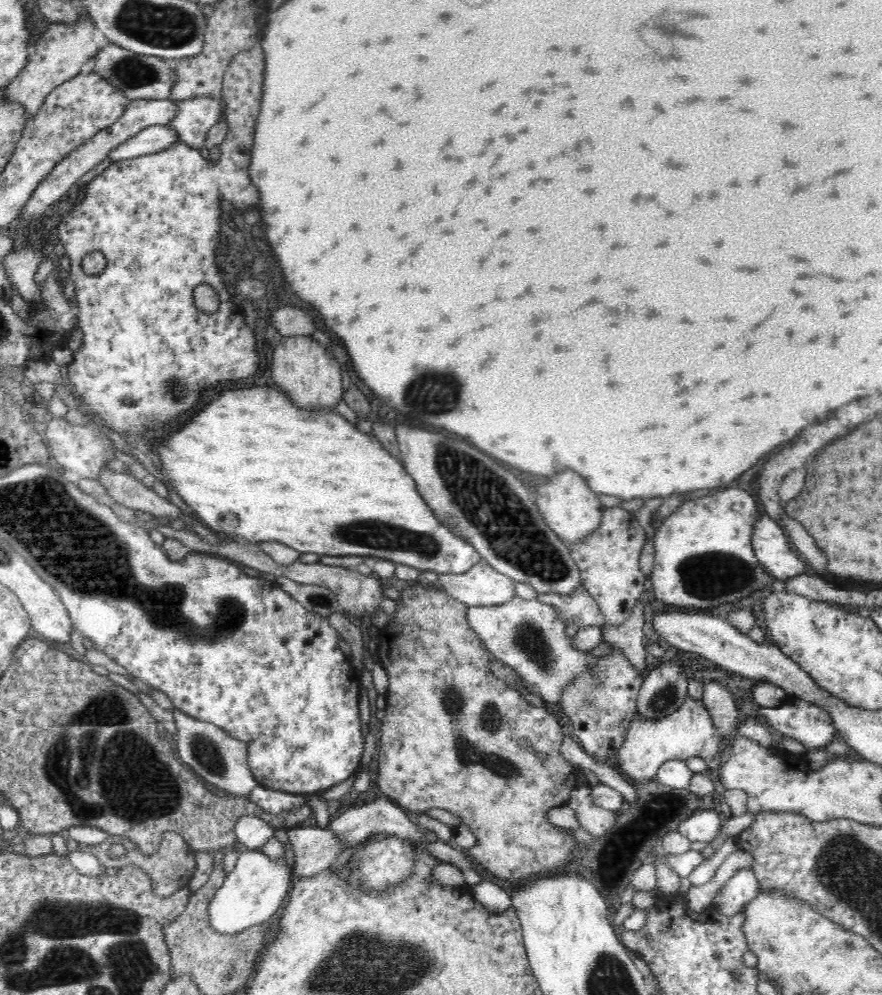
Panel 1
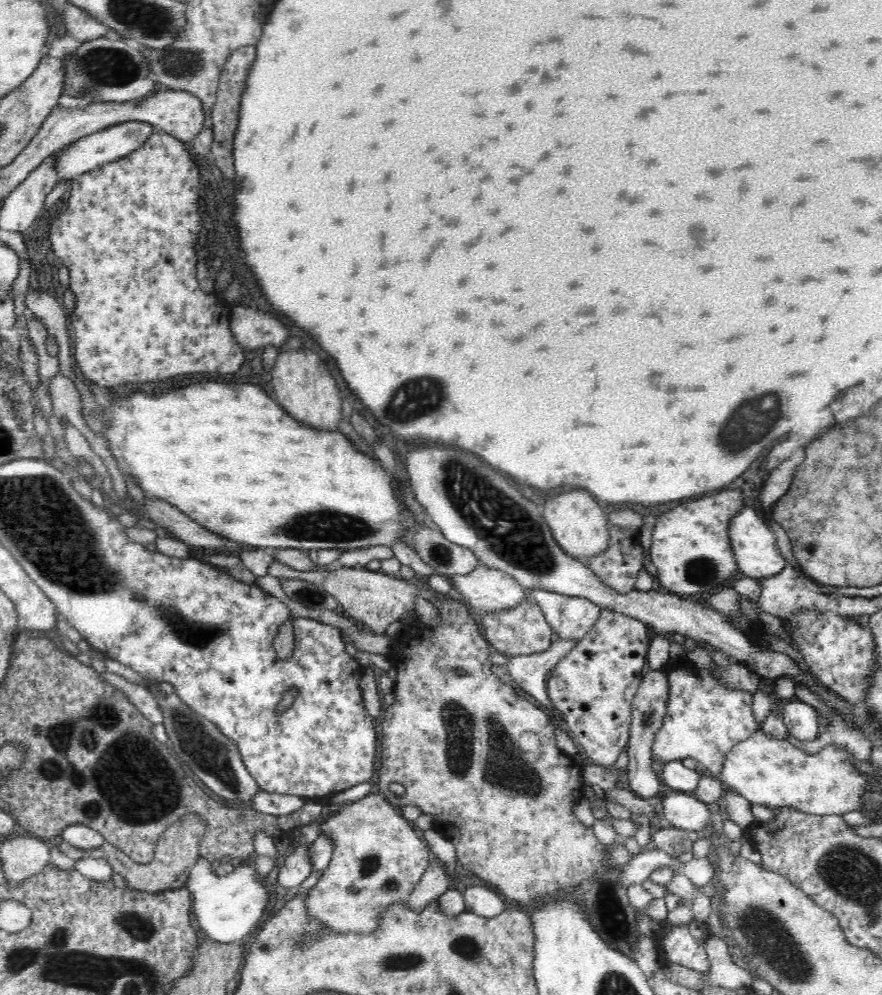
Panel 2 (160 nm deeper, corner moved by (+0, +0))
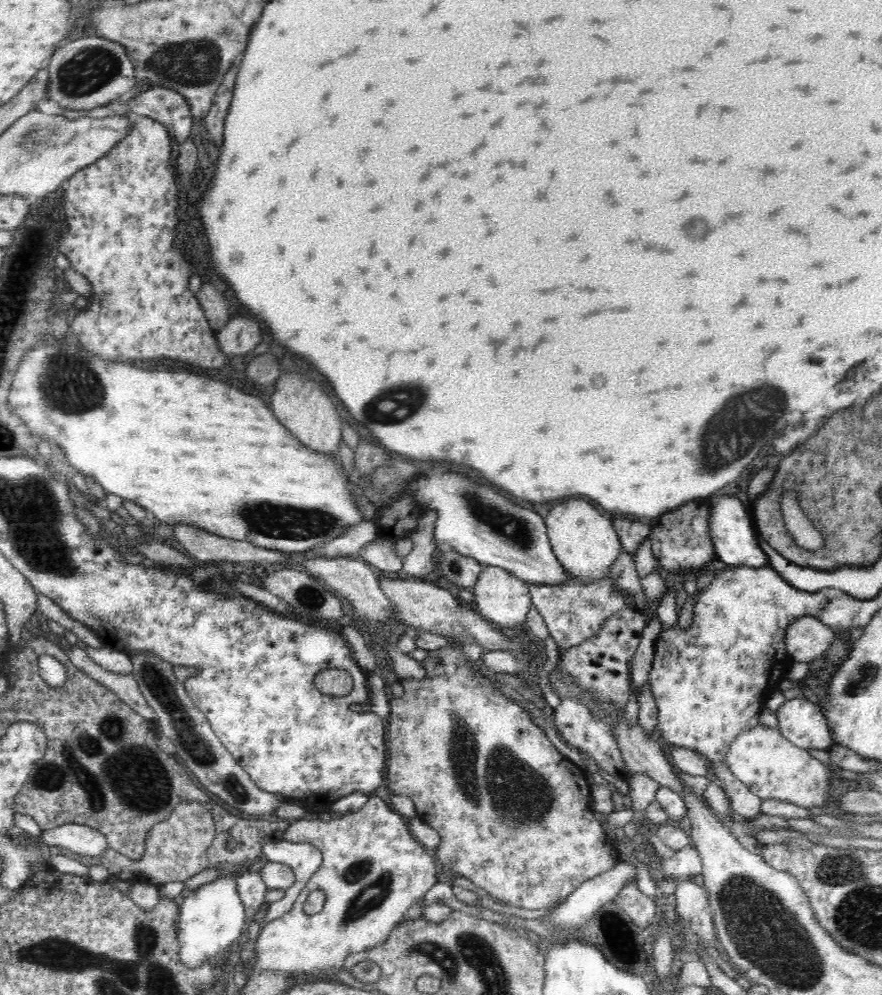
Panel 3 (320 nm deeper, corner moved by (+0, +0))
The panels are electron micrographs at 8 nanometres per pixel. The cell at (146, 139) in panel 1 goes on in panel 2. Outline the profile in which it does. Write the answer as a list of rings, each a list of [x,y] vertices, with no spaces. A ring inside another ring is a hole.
[[[121,122],[120,124],[115,124],[89,134],[87,137],[82,137],[76,140],[76,142],[72,142],[72,144],[65,146],[53,154],[55,156],[55,164],[57,164],[55,171],[58,180],[76,179],[84,173],[97,169],[99,166],[128,156],[130,153],[138,150],[154,130],[156,128],[148,122]]]

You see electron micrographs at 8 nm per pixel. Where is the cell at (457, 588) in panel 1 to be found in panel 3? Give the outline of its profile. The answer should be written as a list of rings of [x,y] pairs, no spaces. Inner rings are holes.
[[[489,565],[487,569],[478,574],[478,580],[476,580],[472,591],[478,605],[478,613],[496,627],[512,627],[525,622],[531,605],[529,584],[526,581],[507,570]]]

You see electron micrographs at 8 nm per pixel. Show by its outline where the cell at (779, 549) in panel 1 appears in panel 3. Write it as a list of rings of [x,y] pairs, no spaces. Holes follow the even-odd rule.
[[[709,496],[708,503],[712,505],[709,514],[709,530],[713,536],[715,553],[717,560],[724,562],[728,566],[746,566],[761,567],[769,566],[769,558],[759,546],[758,532],[755,529],[755,523],[751,517],[750,511],[744,507],[744,504],[734,496]]]

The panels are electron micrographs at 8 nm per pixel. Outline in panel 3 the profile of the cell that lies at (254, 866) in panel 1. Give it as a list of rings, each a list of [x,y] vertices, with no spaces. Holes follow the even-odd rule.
[[[234,878],[217,879],[214,882],[202,883],[198,890],[186,893],[183,883],[159,885],[161,897],[170,898],[185,894],[184,903],[180,906],[178,914],[177,938],[180,947],[180,960],[184,966],[198,968],[202,962],[214,962],[223,954],[241,933],[245,931],[246,914],[242,899],[238,897],[238,883]]]

